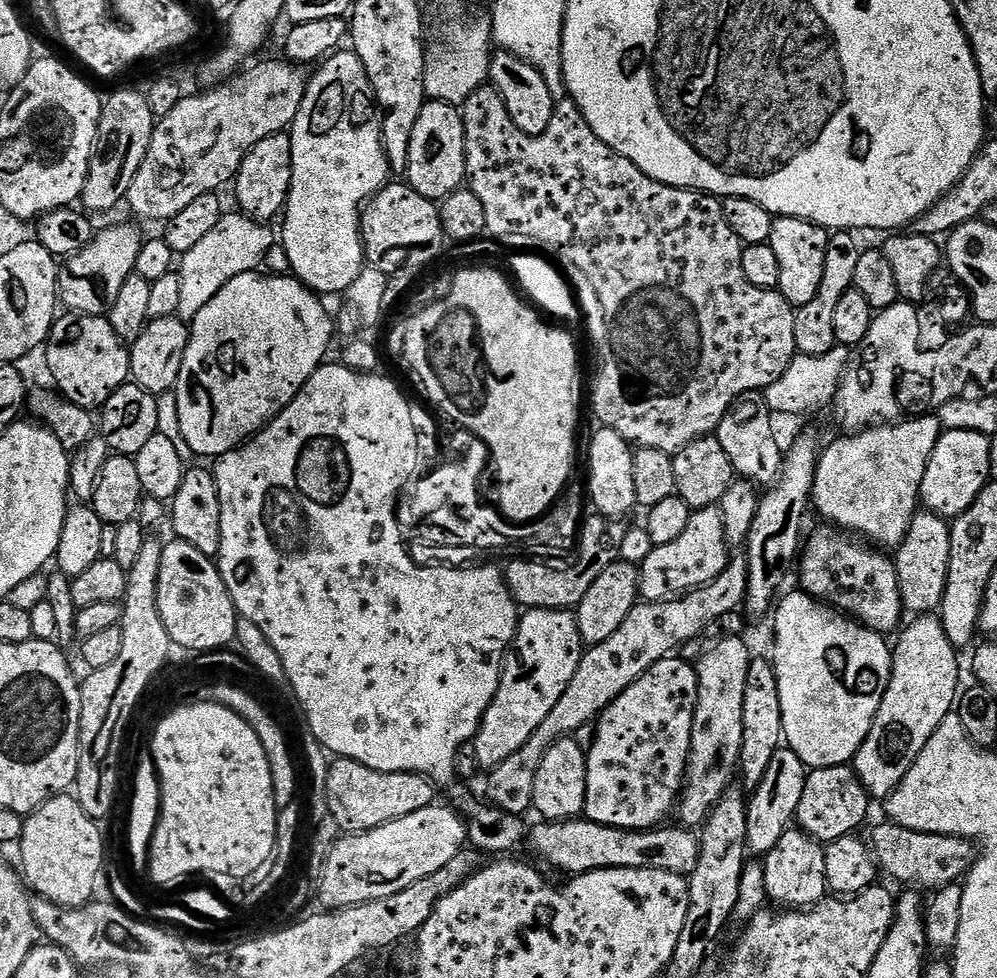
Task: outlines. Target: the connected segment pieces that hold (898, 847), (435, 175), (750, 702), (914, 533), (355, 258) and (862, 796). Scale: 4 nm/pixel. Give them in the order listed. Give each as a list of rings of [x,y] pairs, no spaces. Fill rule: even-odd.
[[[883,822],[884,824],[880,824],[876,829],[872,832],[872,837],[867,837],[866,840],[866,848],[870,853],[871,859],[875,861],[877,869],[881,873],[884,872],[889,876],[892,880],[897,880],[900,884],[908,884],[904,886],[911,886],[916,890],[925,890],[924,888],[928,888],[927,891],[929,893],[937,892],[940,888],[945,888],[946,886],[950,886],[951,884],[955,884],[957,882],[963,881],[964,877],[967,876],[968,871],[972,869],[972,865],[974,863],[974,844],[971,840],[966,840],[960,836],[939,836],[938,834],[930,834],[929,832],[915,832],[914,830],[910,830],[909,828],[903,828],[902,826],[898,826],[897,824],[893,824],[891,822]]]
[[[428,100],[418,122],[414,126],[414,135],[410,137],[410,158],[406,183],[422,198],[441,201],[454,194],[465,183],[466,146],[464,145],[464,123],[460,117],[461,109],[454,104],[441,100]]]
[[[753,659],[746,678],[746,698],[742,702],[742,754],[738,780],[745,793],[755,792],[762,778],[766,778],[770,761],[782,747],[783,740],[784,727],[782,726],[782,706],[778,698],[778,678],[767,659]]]
[[[920,510],[912,517],[906,538],[894,552],[898,586],[905,613],[913,612],[911,615],[917,618],[935,613],[939,609],[950,570],[951,537],[951,523],[937,512]]]
[[[324,62],[315,69],[316,72],[311,73],[310,79],[307,81],[304,97],[302,98],[302,106],[296,115],[296,121],[290,125],[290,135],[292,137],[292,189],[288,192],[288,203],[285,204],[282,213],[282,221],[284,225],[281,226],[280,232],[278,228],[278,240],[283,245],[286,256],[289,259],[289,266],[291,268],[291,275],[295,276],[297,280],[301,280],[308,289],[319,294],[321,297],[329,298],[328,296],[336,296],[347,293],[355,279],[366,267],[364,258],[364,238],[360,234],[360,218],[362,209],[385,184],[390,180],[390,169],[388,167],[388,160],[384,156],[384,147],[382,146],[382,130],[380,129],[381,117],[378,115],[377,109],[374,107],[374,97],[371,88],[368,86],[368,79],[363,70],[357,70],[355,67],[344,68],[337,74],[331,68],[331,63]]]
[[[839,764],[829,768],[814,768],[806,775],[806,786],[802,790],[802,802],[798,802],[795,823],[799,831],[817,842],[831,842],[851,836],[856,827],[868,816],[868,791],[856,777],[855,767]]]

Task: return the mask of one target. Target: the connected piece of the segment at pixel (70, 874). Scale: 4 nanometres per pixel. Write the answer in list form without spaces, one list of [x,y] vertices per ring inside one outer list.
[[[75,795],[55,796],[43,804],[39,810],[27,817],[18,845],[23,879],[27,887],[37,897],[54,903],[60,909],[76,909],[88,904],[97,895],[95,882],[98,877],[98,866],[106,861],[104,854],[104,836],[100,833],[101,825],[92,820],[82,810]]]

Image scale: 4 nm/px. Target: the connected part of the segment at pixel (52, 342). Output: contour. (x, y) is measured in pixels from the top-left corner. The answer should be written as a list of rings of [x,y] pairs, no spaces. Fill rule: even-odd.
[[[61,315],[47,339],[48,372],[56,379],[59,395],[79,408],[99,410],[132,375],[129,345],[110,326],[107,316]],[[60,387],[60,388],[59,388]]]

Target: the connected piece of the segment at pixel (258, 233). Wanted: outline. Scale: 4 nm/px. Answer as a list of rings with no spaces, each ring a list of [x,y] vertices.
[[[239,211],[229,212],[221,218],[218,226],[214,226],[214,230],[210,230],[210,234],[206,234],[206,238],[202,238],[202,242],[194,245],[194,250],[179,257],[178,275],[182,282],[179,319],[191,322],[198,310],[202,310],[202,306],[206,306],[206,302],[226,286],[226,282],[238,278],[238,274],[257,271],[265,263],[268,251],[274,245],[273,229],[271,232],[268,228],[271,227],[267,223],[251,220]]]

